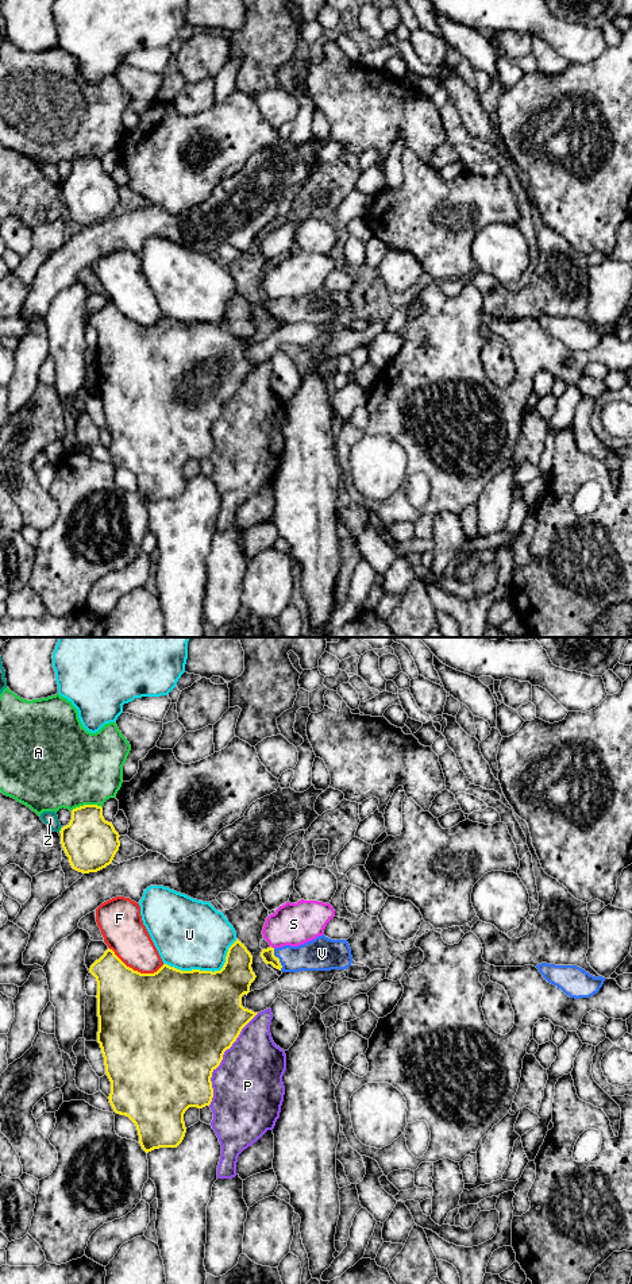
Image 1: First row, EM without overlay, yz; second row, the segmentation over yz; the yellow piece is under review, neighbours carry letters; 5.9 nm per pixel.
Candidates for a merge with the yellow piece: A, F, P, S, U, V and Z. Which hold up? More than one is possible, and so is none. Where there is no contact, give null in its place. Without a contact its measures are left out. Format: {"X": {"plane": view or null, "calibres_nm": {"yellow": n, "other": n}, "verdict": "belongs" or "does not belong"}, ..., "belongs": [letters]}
{"A": {"plane": "yz", "calibres_nm": {"yellow": 320, "other": 480}, "verdict": "does not belong"}, "F": {"plane": "yz", "calibres_nm": {"yellow": 480, "other": 240}, "verdict": "does not belong"}, "P": {"plane": "yz", "calibres_nm": {"yellow": 480, "other": 420}, "verdict": "does not belong"}, "S": {"plane": "yz", "calibres_nm": {"yellow": 80, "other": 260}, "verdict": "does not belong"}, "U": {"plane": "yz", "calibres_nm": {"yellow": 500, "other": 420}, "verdict": "does not belong"}, "V": {"plane": "yz", "calibres_nm": {"yellow": 80, "other": 190}, "verdict": "belongs"}, "Z": {"plane": "yz", "calibres_nm": {"yellow": 320, "other": 90}, "verdict": "does not belong"}, "belongs": ["V"]}

